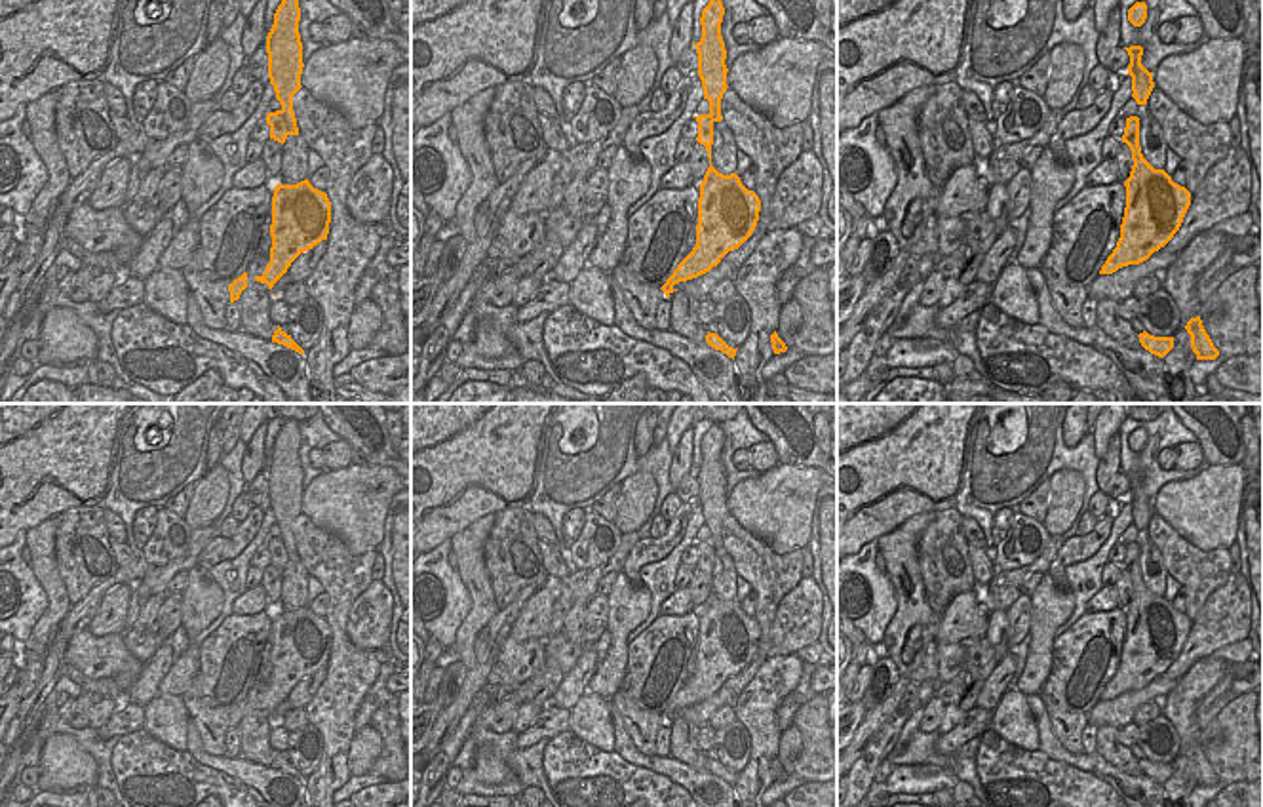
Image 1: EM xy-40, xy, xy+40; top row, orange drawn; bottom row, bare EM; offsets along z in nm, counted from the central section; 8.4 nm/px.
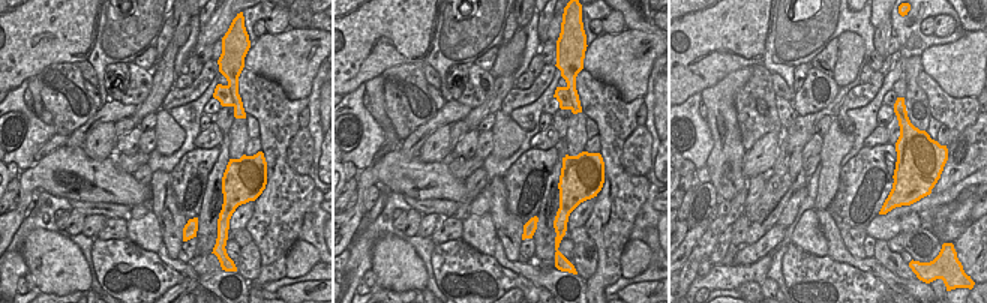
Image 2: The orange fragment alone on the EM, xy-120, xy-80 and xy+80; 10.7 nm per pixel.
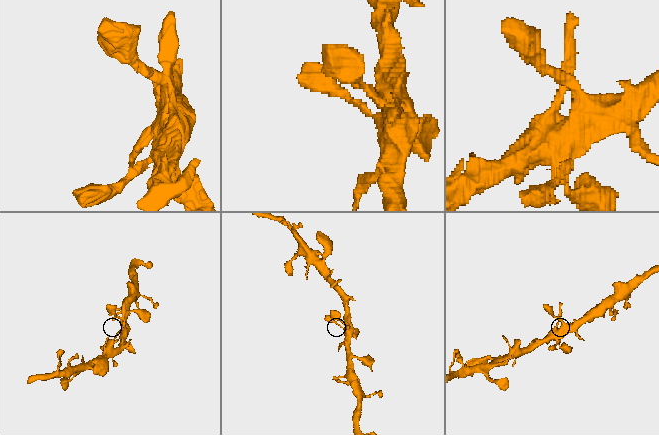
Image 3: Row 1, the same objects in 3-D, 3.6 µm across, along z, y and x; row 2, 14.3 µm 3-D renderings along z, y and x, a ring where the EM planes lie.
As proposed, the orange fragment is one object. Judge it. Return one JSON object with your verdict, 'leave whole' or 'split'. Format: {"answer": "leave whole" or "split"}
{"answer": "leave whole"}

